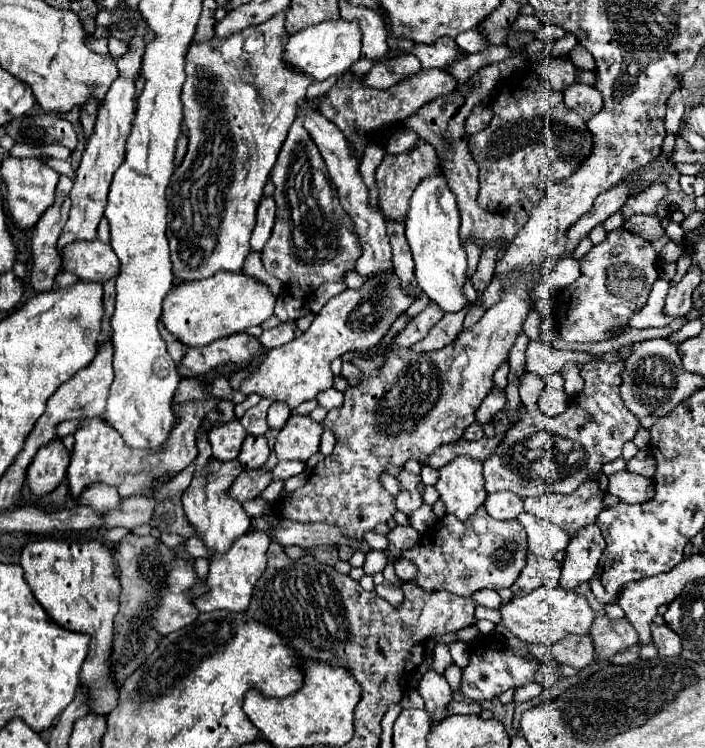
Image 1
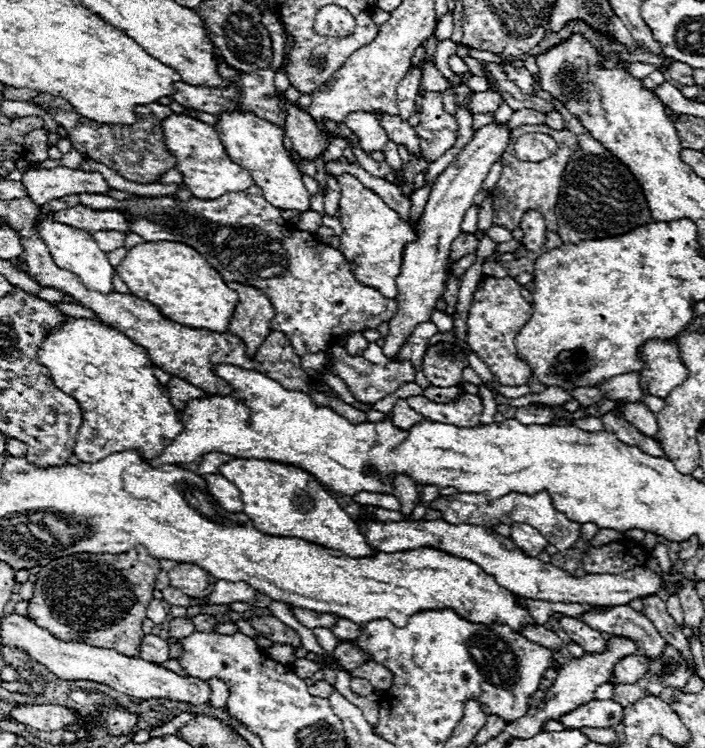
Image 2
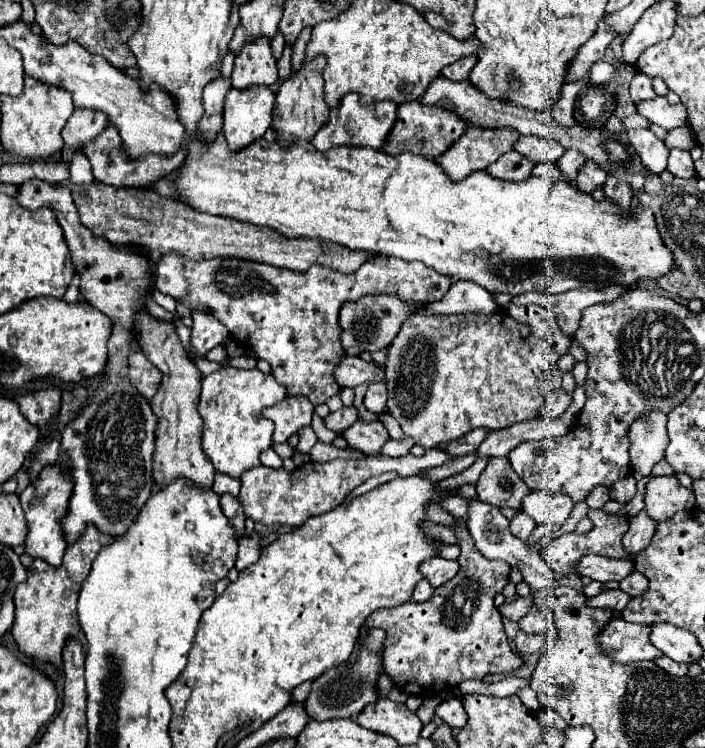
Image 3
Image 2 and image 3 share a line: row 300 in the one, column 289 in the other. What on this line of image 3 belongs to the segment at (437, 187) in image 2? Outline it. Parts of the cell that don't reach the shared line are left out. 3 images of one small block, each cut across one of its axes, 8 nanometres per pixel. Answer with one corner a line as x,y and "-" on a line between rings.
286,396
282,402
262,412
262,418
274,422
274,442
286,442
292,434
312,422
314,406
304,396

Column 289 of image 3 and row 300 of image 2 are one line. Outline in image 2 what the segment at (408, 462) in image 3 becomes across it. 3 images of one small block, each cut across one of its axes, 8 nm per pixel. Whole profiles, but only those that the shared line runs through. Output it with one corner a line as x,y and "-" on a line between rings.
510,276
480,278
466,320
468,344
476,352
476,356
490,368
494,380
498,380
504,386
522,386
528,384
528,380
532,378
532,370
524,360
518,358
518,350
514,342
516,334
530,320
530,316
532,316
532,306
520,296
520,284
514,278

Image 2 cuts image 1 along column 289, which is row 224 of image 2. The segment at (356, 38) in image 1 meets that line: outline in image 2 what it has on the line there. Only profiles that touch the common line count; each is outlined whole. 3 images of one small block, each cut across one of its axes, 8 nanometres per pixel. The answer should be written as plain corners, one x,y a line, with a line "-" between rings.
52,212
42,214
42,216
46,216
46,220
38,226
38,234
44,240
44,244
48,246
54,264
58,268
64,268
64,270
70,270
72,274
76,274
78,280
82,280
82,284
90,290
114,292
114,286
112,286
114,268
110,266
110,262
106,258
106,252
102,252
98,248
98,244
94,242
94,238
84,230
78,230
78,228
60,224
60,222
52,222

